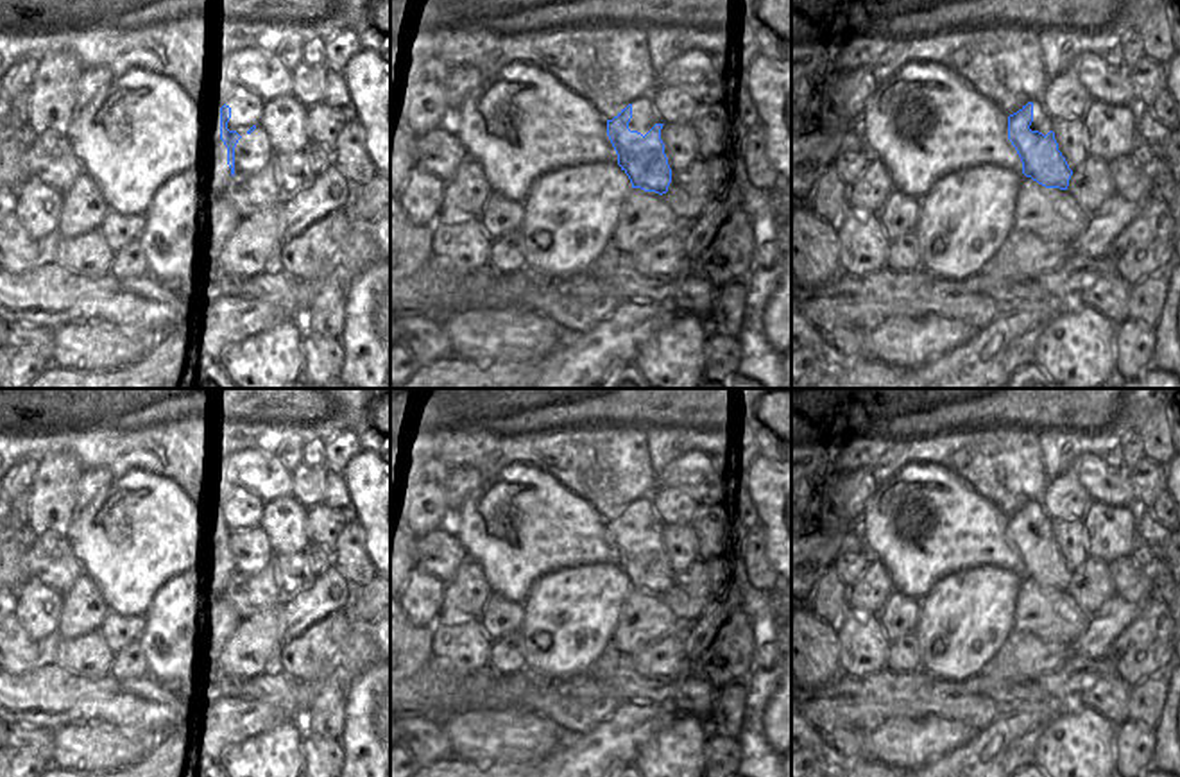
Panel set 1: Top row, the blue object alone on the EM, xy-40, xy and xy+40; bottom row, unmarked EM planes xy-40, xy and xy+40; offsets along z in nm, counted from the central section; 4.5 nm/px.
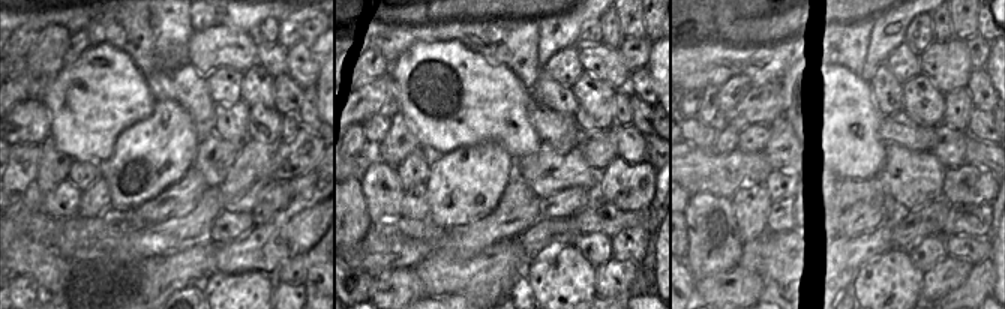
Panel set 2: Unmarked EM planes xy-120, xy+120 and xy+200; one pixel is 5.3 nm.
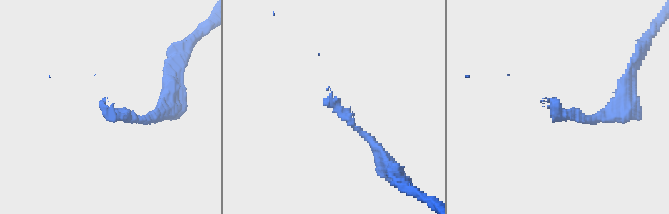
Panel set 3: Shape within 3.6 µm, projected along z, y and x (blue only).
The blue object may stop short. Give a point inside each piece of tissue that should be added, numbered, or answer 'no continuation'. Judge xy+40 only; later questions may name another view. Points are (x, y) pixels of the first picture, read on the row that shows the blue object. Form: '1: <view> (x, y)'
no continuation

